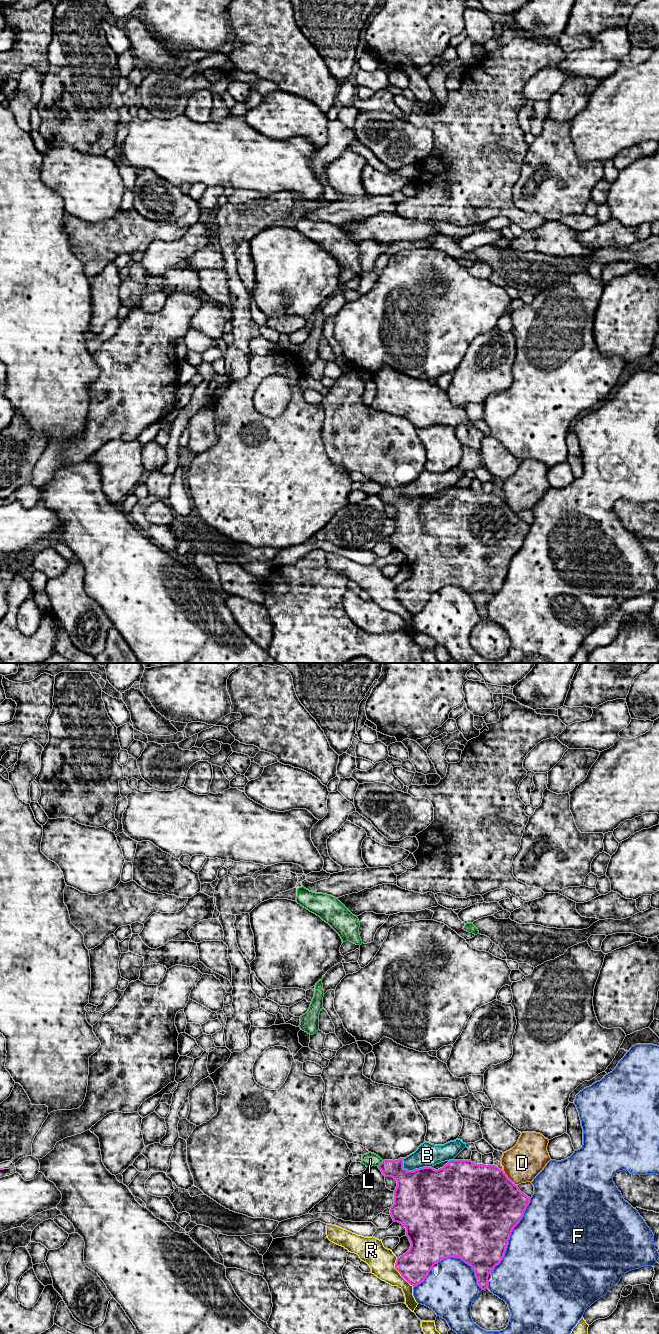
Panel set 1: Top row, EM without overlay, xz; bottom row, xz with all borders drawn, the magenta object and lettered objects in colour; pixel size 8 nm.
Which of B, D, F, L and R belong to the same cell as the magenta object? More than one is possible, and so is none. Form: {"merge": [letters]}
{"merge": []}

